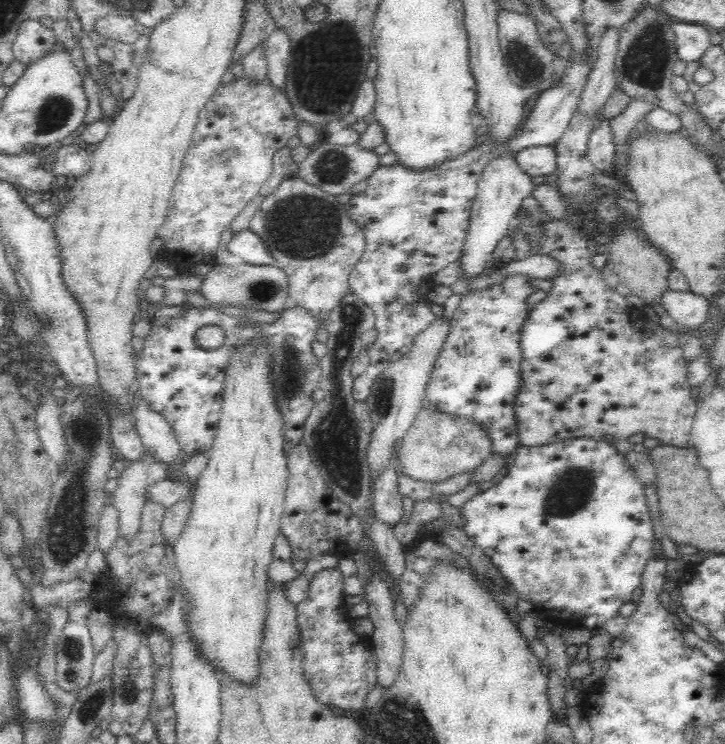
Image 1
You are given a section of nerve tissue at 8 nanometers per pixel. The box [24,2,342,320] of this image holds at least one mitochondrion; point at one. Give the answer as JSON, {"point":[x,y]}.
{"point":[54,112]}

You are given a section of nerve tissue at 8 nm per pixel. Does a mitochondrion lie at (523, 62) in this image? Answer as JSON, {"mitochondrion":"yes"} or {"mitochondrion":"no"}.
{"mitochondrion":"yes"}

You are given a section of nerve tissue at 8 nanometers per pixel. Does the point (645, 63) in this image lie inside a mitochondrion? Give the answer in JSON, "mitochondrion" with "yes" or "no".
{"mitochondrion":"yes"}

